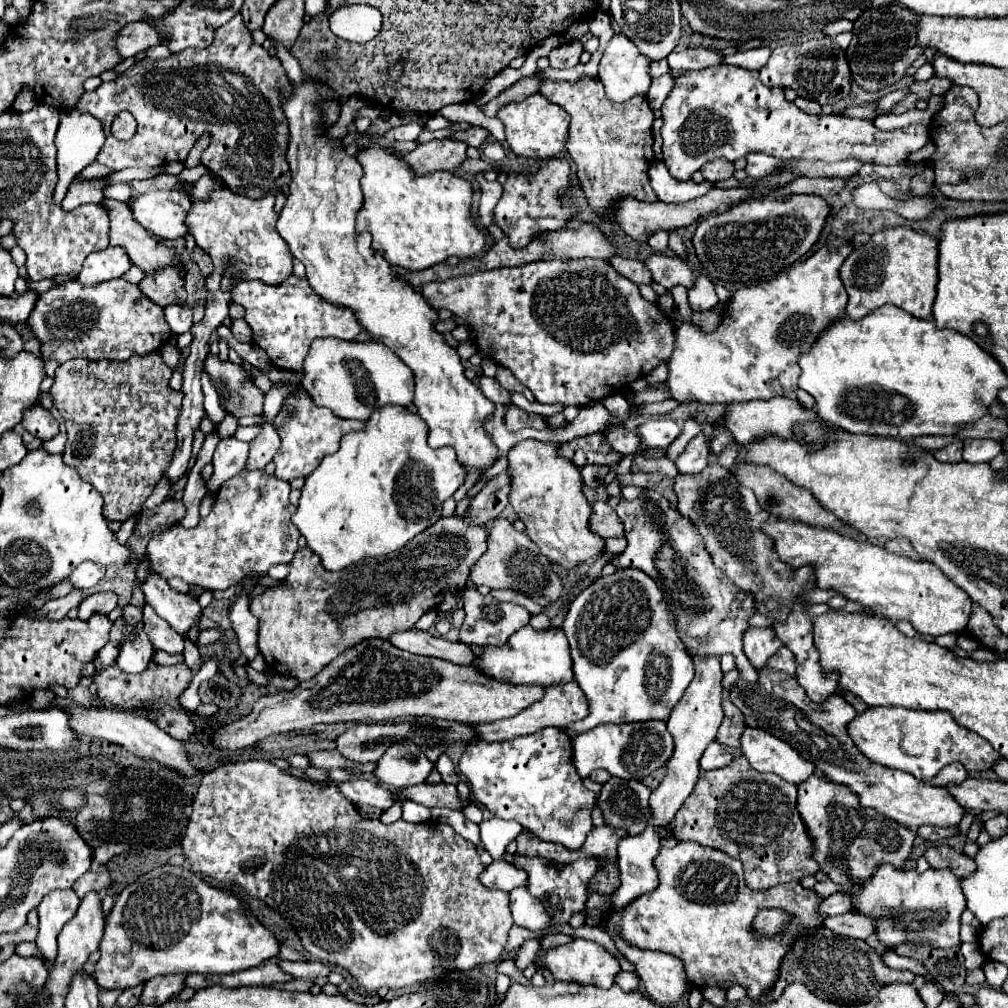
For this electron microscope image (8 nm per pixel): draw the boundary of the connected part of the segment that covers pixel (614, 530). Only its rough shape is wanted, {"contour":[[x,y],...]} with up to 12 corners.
{"contour":[[593,503],[591,531],[623,537],[623,525],[607,503]]}

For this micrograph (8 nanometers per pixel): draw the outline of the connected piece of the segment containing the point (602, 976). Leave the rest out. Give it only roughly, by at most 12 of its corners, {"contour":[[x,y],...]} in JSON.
{"contour":[[599,943],[541,951],[557,981],[611,987],[621,971]]}

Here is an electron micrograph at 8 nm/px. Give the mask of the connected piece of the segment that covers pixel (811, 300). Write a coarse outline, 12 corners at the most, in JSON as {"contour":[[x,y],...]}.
{"contour":[[829,239],[737,289],[717,331],[677,329],[679,401],[797,389],[799,357],[845,317],[853,243]]}

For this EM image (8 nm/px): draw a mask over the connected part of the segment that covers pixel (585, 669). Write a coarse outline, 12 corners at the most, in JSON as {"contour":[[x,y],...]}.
{"contour":[[595,579],[563,631],[589,715],[667,721],[695,675],[657,583]]}

